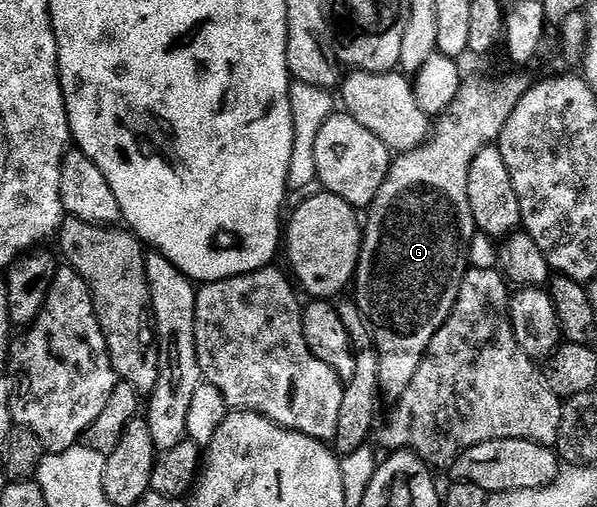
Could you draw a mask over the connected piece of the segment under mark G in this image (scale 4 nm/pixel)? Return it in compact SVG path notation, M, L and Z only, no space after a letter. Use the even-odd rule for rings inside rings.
M506 77L503 81L470 81L463 80L460 91L456 95L456 99L452 99L452 103L444 112L438 114L436 124L433 126L429 140L426 141L419 149L414 149L408 153L395 156L390 162L390 170L384 179L384 183L380 187L380 191L376 195L376 199L371 203L368 210L368 216L365 218L364 228L362 230L362 250L358 256L358 268L354 270L354 280L352 282L353 300L357 301L358 309L362 313L362 318L370 326L370 336L374 339L374 349L378 352L378 384L381 392L386 393L391 399L397 399L402 396L409 383L410 377L414 373L414 368L418 366L422 360L422 355L426 348L430 346L430 341L434 337L434 332L446 322L446 316L450 313L450 309L454 306L456 296L455 285L456 278L459 276L460 268L458 264L464 261L464 254L468 249L468 239L475 236L476 226L474 216L472 215L472 207L468 203L468 171L472 167L472 159L476 155L480 155L480 151L484 147L495 144L498 136L504 131L504 123L508 123L508 115L512 115L512 111L516 111L516 103L520 103L520 99L524 96L528 88L528 81L522 77Z

